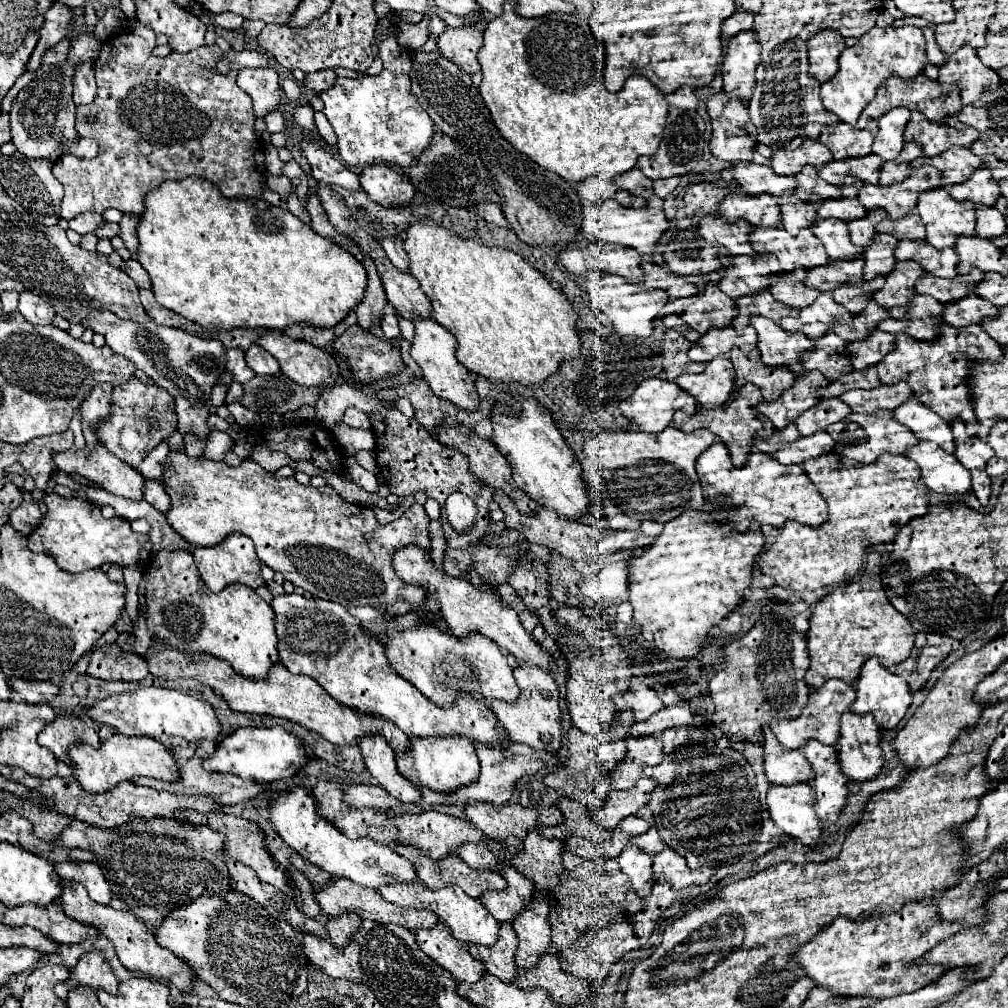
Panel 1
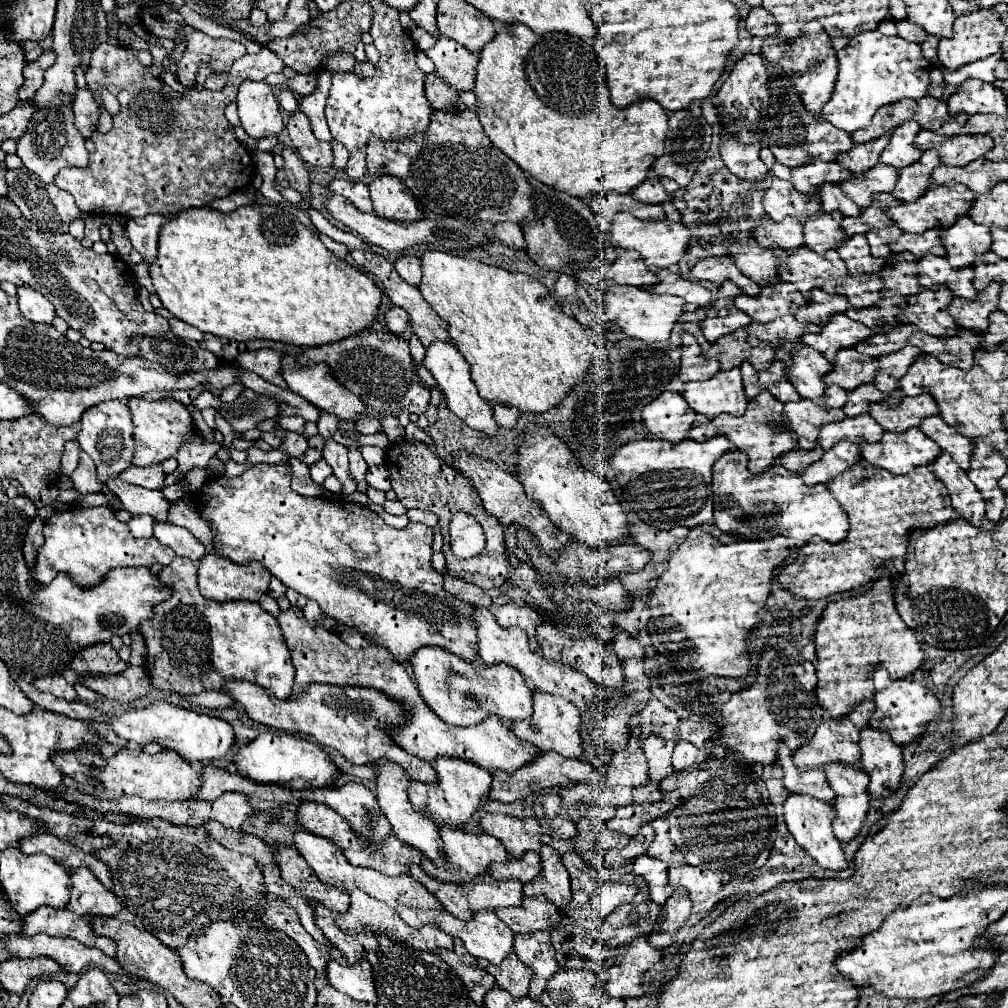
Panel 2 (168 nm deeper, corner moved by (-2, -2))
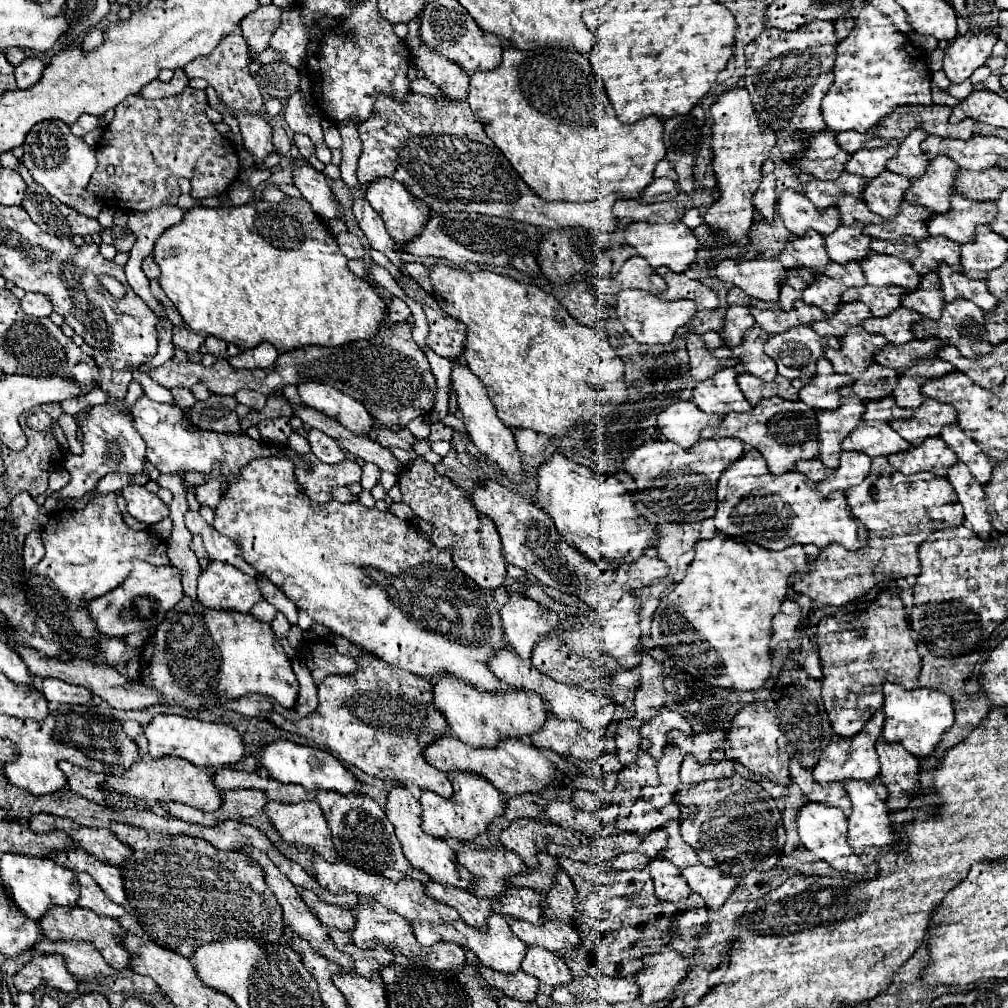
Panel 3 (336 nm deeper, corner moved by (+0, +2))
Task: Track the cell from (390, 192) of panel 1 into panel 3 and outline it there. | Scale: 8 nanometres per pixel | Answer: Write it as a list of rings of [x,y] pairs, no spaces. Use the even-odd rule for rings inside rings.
[[[390,178],[370,182],[366,200],[380,214],[386,230],[398,246],[418,236],[422,232],[422,226],[430,218],[430,208],[416,196],[410,196],[410,192],[406,192],[402,184]]]

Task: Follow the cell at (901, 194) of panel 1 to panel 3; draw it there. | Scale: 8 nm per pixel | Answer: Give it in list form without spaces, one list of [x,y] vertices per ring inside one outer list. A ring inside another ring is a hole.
[[[962,194],[950,196],[950,210],[932,214],[926,222],[930,236],[946,236],[958,244],[974,238],[978,224],[988,224],[996,216],[994,202],[974,202]]]

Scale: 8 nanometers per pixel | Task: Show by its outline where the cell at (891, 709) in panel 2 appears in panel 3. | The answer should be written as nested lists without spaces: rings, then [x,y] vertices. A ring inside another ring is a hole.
[[[884,682],[884,740],[900,742],[910,754],[914,756],[926,756],[930,754],[940,736],[954,724],[954,710],[952,710],[952,698],[948,694],[936,692],[932,688],[914,688],[906,690],[900,684]]]

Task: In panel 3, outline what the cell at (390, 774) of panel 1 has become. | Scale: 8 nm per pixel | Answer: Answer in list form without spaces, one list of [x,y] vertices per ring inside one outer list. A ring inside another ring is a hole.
[[[394,784],[390,788],[388,800],[386,800],[386,816],[394,824],[396,836],[402,844],[402,852],[414,868],[428,874],[430,880],[434,880],[434,882],[442,882],[442,884],[450,884],[450,886],[458,886],[458,888],[468,888],[470,886],[472,874],[468,874],[466,868],[458,870],[458,862],[456,862],[456,854],[452,850],[452,844],[448,840],[430,836],[420,828],[420,802],[412,796],[408,786]]]

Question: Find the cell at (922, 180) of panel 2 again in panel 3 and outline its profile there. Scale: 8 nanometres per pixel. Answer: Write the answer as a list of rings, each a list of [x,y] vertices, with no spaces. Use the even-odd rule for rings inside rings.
[[[936,156],[928,162],[928,170],[910,182],[904,198],[918,202],[932,212],[946,212],[950,208],[950,194],[954,194],[954,172],[958,166],[948,156]]]

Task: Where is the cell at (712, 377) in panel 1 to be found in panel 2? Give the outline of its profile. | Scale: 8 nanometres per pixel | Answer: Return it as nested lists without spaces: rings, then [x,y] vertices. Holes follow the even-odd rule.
[[[732,368],[728,372],[720,370],[706,382],[686,382],[684,398],[694,412],[706,416],[718,416],[722,412],[742,416],[748,406],[740,368]]]

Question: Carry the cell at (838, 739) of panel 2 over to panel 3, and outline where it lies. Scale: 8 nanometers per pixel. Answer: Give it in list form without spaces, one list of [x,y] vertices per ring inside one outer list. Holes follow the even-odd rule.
[[[878,710],[862,728],[862,732],[850,736],[850,738],[840,738],[840,736],[832,736],[830,744],[824,748],[818,766],[812,768],[812,776],[818,784],[830,784],[830,782],[842,782],[846,778],[852,780],[868,780],[872,782],[878,776],[878,756],[874,750],[876,740],[882,734],[882,724],[884,724],[884,712]]]

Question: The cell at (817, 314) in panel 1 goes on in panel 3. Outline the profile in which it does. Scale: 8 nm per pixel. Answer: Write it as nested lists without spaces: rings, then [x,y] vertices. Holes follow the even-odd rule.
[[[850,326],[840,338],[840,348],[828,348],[824,356],[834,364],[834,372],[852,374],[854,378],[872,362],[872,354],[886,346],[886,340],[878,334],[868,334],[862,326]]]

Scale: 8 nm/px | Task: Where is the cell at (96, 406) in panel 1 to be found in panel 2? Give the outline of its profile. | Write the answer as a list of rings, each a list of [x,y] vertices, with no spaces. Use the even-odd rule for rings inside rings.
[[[108,400],[98,404],[96,408],[90,408],[88,412],[84,412],[82,420],[82,430],[78,434],[78,444],[82,446],[82,450],[86,450],[90,454],[90,458],[96,464],[96,474],[98,480],[102,484],[108,482],[108,478],[124,472],[128,466],[132,466],[132,456],[134,456],[134,438],[132,438],[132,416],[130,410],[124,402],[116,402],[116,400]]]

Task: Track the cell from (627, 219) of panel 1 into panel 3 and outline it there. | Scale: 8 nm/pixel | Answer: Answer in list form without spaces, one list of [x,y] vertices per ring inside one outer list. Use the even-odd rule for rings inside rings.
[[[632,222],[624,230],[626,244],[630,244],[652,268],[668,266],[672,272],[684,272],[696,258],[698,238],[684,222],[670,222],[670,224],[650,224],[650,222]]]

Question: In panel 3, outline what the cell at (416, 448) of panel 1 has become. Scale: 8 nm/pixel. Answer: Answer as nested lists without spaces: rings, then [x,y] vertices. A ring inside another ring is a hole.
[[[418,456],[402,468],[402,476],[398,476],[398,488],[402,492],[402,502],[406,502],[418,518],[430,520],[434,524],[432,544],[442,550],[452,548],[452,560],[460,572],[464,572],[480,588],[494,590],[502,586],[506,578],[506,560],[502,556],[498,530],[488,516],[482,516],[474,508],[472,500],[460,486],[456,486],[450,478],[440,476],[430,462]]]

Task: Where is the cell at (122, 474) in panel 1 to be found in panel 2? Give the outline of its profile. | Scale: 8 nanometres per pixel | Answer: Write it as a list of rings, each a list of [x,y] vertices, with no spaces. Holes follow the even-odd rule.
[[[114,476],[112,480],[108,480],[108,488],[118,494],[122,506],[140,516],[140,514],[148,514],[152,516],[156,522],[166,522],[168,518],[168,508],[170,508],[170,502],[164,500],[162,492],[160,490],[144,490],[140,486],[128,486],[124,484],[118,476]]]

